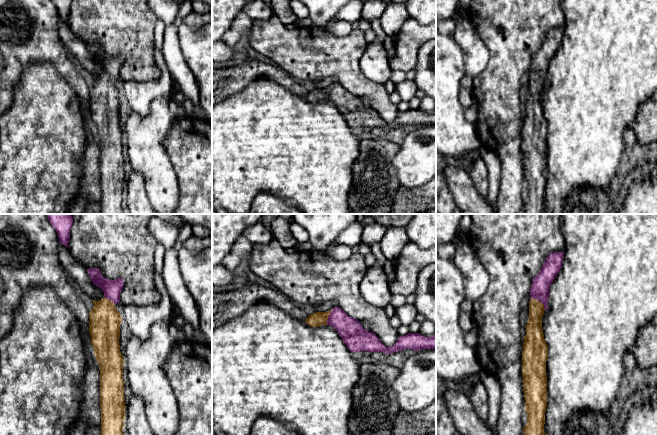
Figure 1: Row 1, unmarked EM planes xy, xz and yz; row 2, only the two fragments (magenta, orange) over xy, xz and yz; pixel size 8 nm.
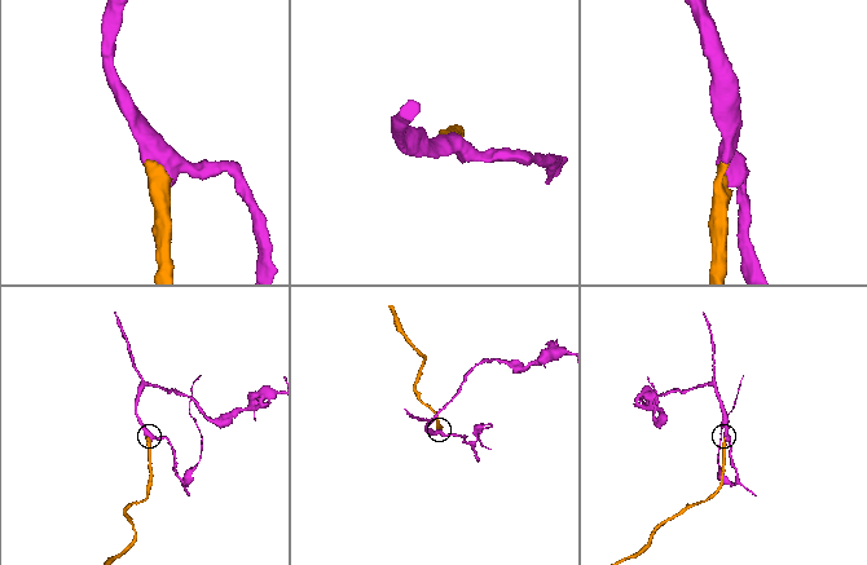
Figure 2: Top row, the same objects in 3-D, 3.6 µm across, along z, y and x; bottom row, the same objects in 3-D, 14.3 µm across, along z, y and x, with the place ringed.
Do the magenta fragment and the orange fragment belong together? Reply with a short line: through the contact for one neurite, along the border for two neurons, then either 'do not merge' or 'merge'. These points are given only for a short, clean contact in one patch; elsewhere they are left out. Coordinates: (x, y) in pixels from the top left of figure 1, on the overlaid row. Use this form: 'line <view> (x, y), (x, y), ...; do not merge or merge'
line yz (539, 290), (540, 301), (536, 308), (534, 331); merge

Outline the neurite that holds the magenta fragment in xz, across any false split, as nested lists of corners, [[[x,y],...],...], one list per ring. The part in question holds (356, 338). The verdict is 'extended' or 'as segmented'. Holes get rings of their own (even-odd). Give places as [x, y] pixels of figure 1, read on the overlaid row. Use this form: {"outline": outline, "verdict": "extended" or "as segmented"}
{"outline": [[[339,307],[326,312],[315,312],[308,316],[305,323],[310,327],[326,324],[332,326],[351,352],[369,351],[392,354],[405,349],[414,351],[436,349],[436,334],[425,337],[419,333],[408,333],[399,337],[392,347],[384,346],[373,332],[366,331],[357,319],[348,316]]], "verdict": "extended"}

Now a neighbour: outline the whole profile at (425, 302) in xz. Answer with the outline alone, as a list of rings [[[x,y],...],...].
[[[436,262],[426,266],[418,275],[414,306],[418,314],[431,321],[436,328]]]

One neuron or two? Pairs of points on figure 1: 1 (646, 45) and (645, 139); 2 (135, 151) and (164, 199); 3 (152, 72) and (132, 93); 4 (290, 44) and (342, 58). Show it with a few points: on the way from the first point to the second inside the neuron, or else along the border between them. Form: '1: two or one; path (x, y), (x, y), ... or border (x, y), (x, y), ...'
1: two; border (646, 99), (640, 104), (637, 114), (632, 120)
2: one; path (147, 163), (159, 175), (161, 187)
3: two; border (161, 72), (161, 75), (156, 79), (123, 82)
4: one; path (303, 53), (329, 56)

